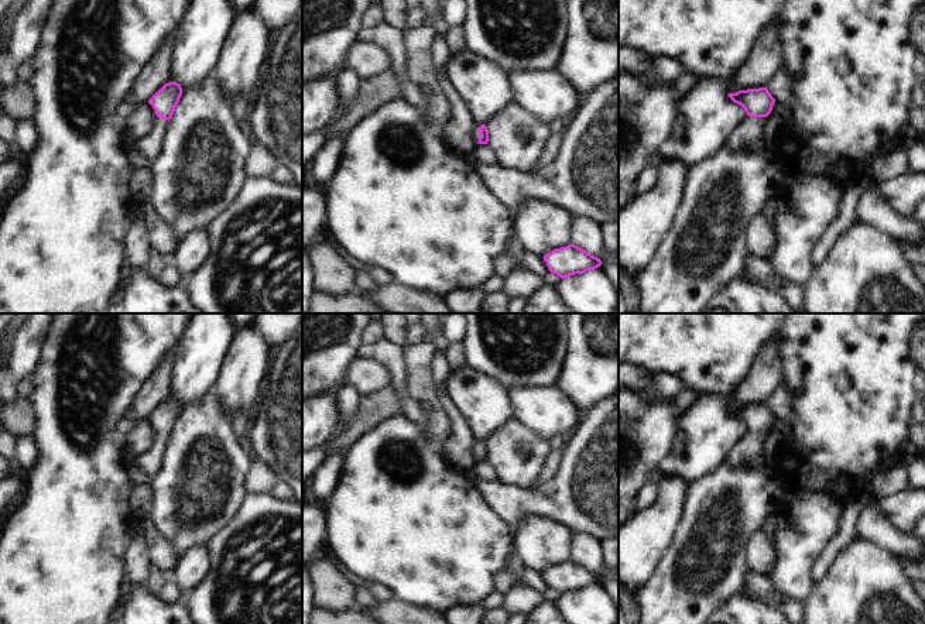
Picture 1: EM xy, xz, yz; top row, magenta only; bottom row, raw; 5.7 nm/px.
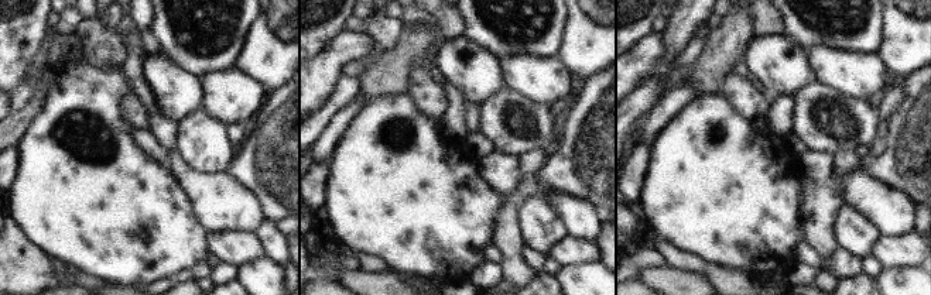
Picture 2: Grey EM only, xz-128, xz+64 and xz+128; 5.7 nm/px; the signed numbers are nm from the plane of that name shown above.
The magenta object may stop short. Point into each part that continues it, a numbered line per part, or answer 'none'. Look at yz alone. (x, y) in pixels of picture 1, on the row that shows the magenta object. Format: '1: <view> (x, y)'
1: yz (746, 139)

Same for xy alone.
1: xy (144, 151)

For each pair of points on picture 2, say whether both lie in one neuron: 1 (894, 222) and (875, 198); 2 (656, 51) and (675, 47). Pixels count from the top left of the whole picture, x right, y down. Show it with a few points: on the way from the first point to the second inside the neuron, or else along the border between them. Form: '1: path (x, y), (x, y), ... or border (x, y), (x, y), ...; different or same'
1: path (893, 216), (880, 203); same
2: border (663, 33), (664, 55), (647, 76); different

